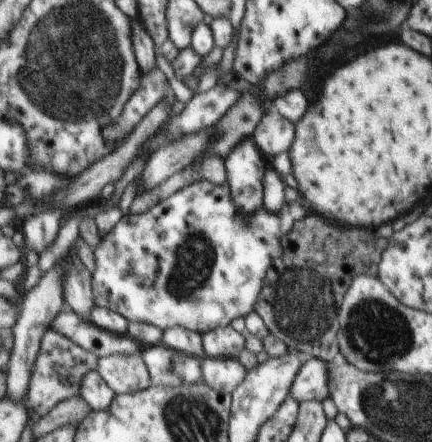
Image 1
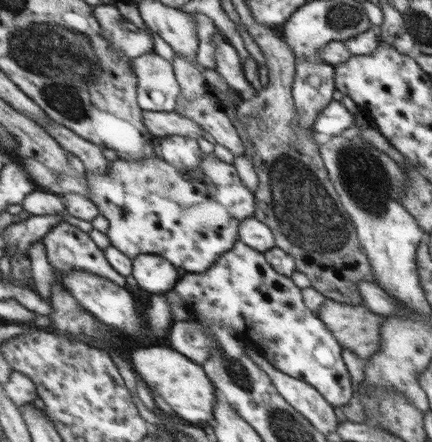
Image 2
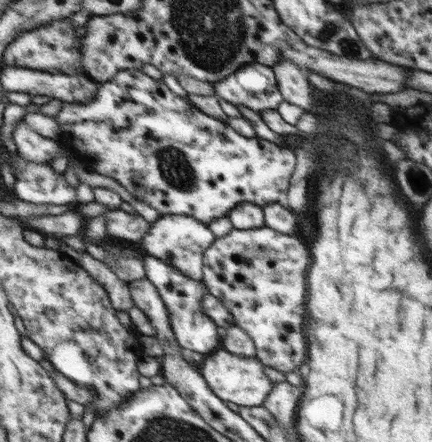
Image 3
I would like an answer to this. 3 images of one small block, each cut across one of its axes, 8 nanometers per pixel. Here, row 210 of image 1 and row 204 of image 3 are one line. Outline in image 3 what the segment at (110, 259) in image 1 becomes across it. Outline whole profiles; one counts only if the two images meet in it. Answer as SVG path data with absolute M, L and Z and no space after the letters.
M129 68L118 72L113 80L101 83L97 96L88 104L80 103L65 103L55 117L58 124L62 128L62 134L59 136L61 145L71 152L73 158L80 161L86 169L109 176L117 183L130 190L136 198L145 200L149 206L155 208L163 215L187 215L195 216L197 220L204 221L205 224L221 218L222 215L227 215L236 204L252 202L257 206L263 207L266 204L276 202L281 206L288 208L287 205L287 186L289 186L289 176L293 172L293 152L287 150L287 146L277 146L276 143L263 140L259 137L247 138L233 131L227 123L212 118L204 114L199 108L196 108L189 102L187 97L181 97L171 92L171 88L161 79L154 80L151 76L147 76L141 69Z

